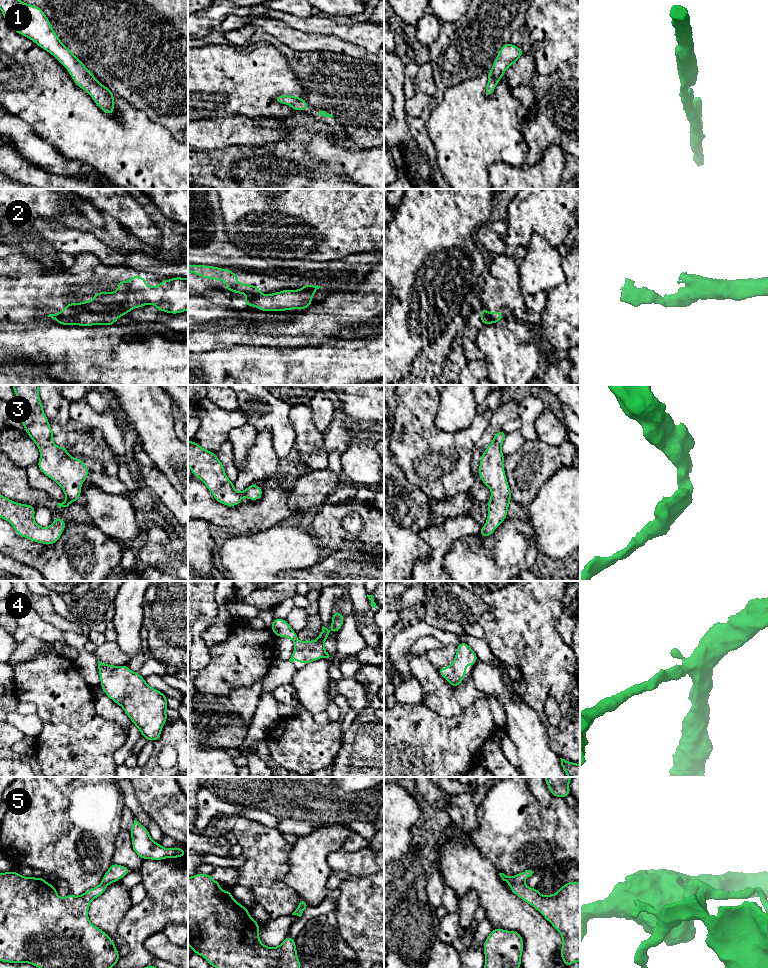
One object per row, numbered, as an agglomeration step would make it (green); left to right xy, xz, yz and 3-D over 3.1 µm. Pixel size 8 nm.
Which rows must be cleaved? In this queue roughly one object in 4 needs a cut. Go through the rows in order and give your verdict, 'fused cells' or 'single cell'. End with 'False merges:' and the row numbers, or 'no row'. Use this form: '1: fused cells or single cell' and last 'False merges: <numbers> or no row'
1: single cell
2: fused cells
3: single cell
4: single cell
5: fused cells
False merges: 2, 5

